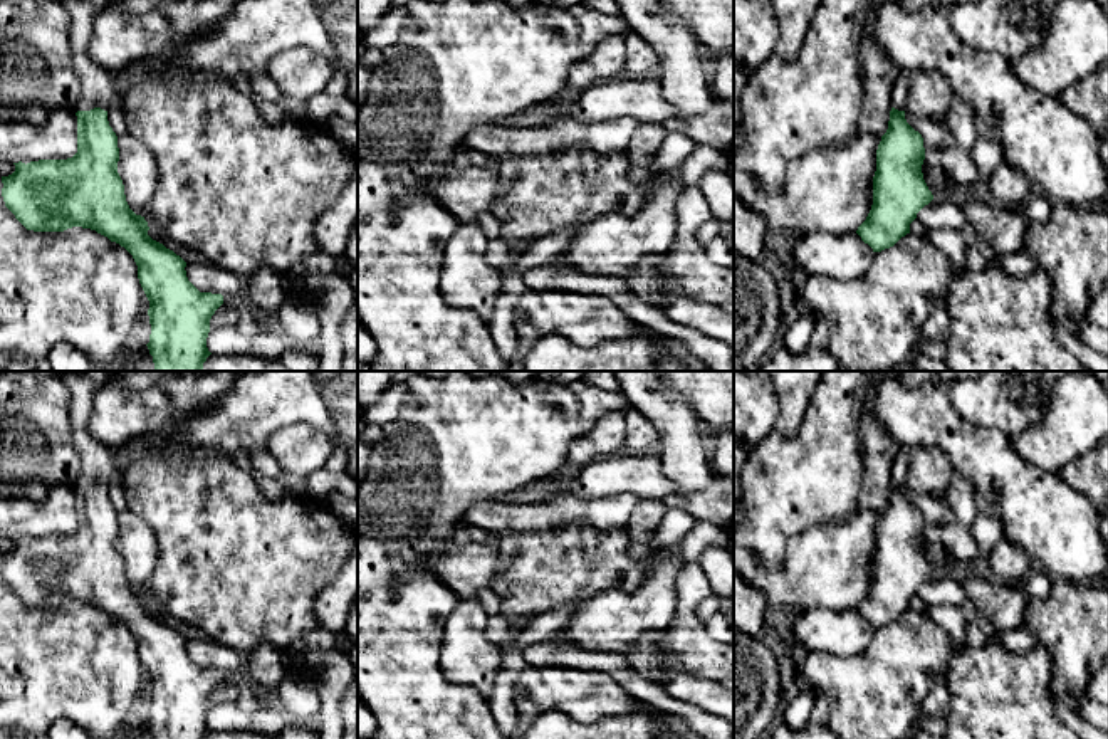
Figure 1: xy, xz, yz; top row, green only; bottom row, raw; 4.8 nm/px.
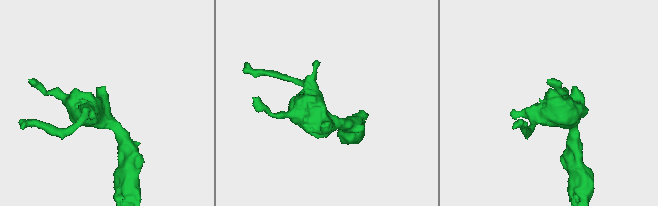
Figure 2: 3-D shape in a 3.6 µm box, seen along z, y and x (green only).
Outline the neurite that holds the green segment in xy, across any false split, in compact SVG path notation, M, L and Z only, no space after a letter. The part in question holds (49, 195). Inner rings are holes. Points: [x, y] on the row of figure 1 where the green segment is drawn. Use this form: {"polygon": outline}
{"polygon": "M64 0L71 15L72 66L81 81L77 101L77 153L67 160L39 160L13 163L15 171L2 176L2 197L15 218L34 232L64 232L72 227L96 230L124 247L138 265L139 284L149 301L151 334L146 344L154 371L205 371L203 363L212 354L206 348L210 319L223 304L222 294L200 292L186 277L186 262L148 235L148 222L136 215L124 195L118 173L118 136L109 126L107 111L118 102L111 72L91 60L87 44L94 15L107 0Z"}

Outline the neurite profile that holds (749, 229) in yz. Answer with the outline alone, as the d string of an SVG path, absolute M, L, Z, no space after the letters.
M734 195L734 250L757 262L767 260L764 252L767 228L766 220Z

